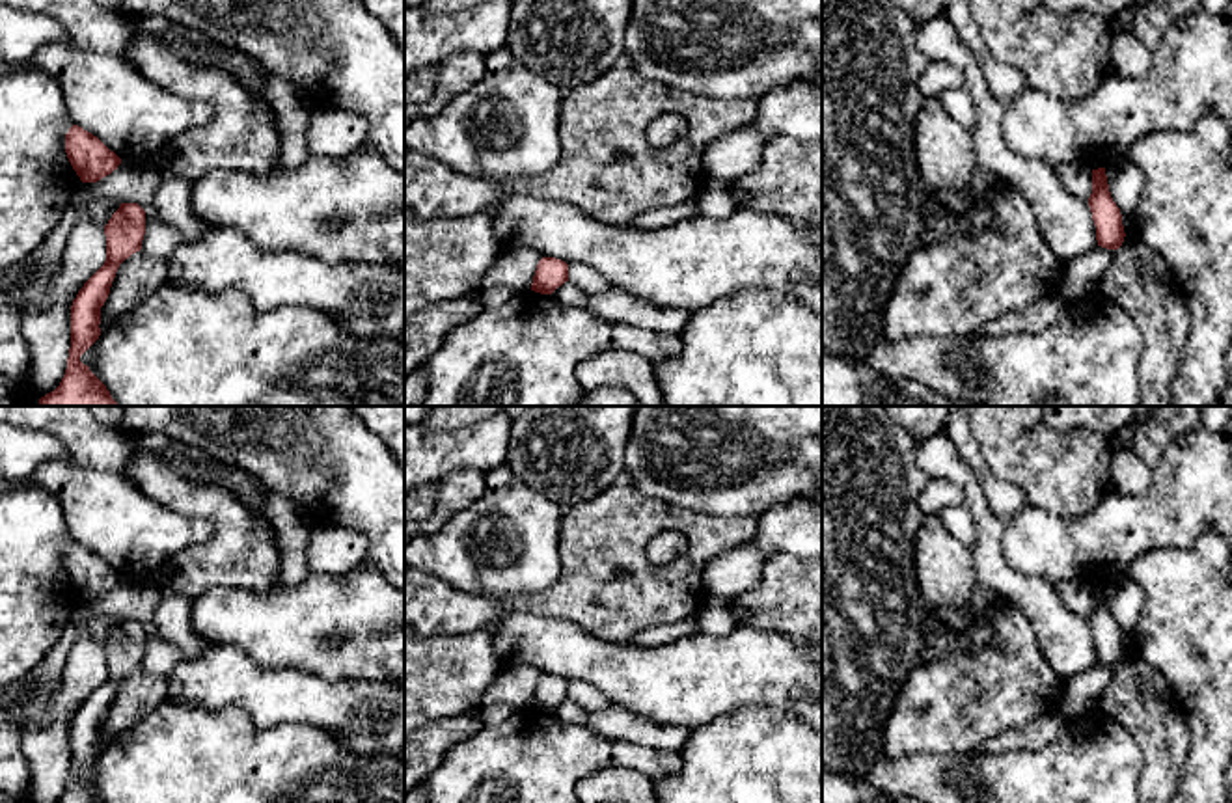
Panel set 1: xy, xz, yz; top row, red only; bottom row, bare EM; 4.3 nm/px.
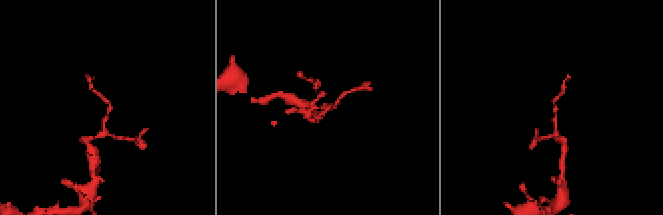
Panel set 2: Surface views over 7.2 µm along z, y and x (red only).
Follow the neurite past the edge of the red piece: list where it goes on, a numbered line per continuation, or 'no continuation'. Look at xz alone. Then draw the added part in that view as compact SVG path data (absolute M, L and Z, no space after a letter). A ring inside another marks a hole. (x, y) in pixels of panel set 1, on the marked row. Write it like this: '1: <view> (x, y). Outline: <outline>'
no continuation

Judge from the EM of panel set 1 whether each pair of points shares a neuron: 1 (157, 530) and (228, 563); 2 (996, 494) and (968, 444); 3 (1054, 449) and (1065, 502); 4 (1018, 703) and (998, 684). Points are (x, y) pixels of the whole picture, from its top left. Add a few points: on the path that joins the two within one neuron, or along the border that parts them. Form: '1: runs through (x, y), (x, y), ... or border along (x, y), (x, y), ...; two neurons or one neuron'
1: border along (211, 524), (205, 541), (185, 546), (157, 572); two neurons
2: runs through (990, 481), (975, 457); one neuron
3: runs through (1054, 462), (1065, 476), (1065, 489); one neuron
4: runs through (1012, 697), (1003, 688); one neuron

